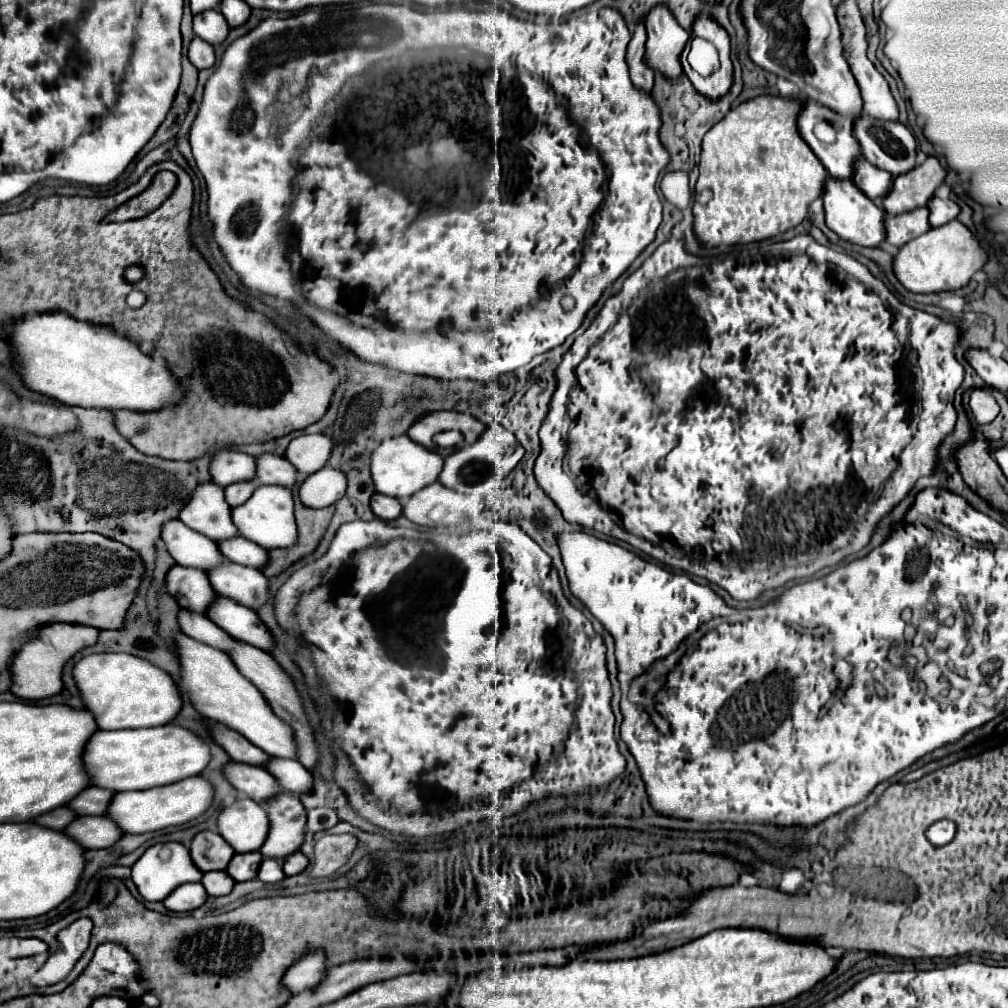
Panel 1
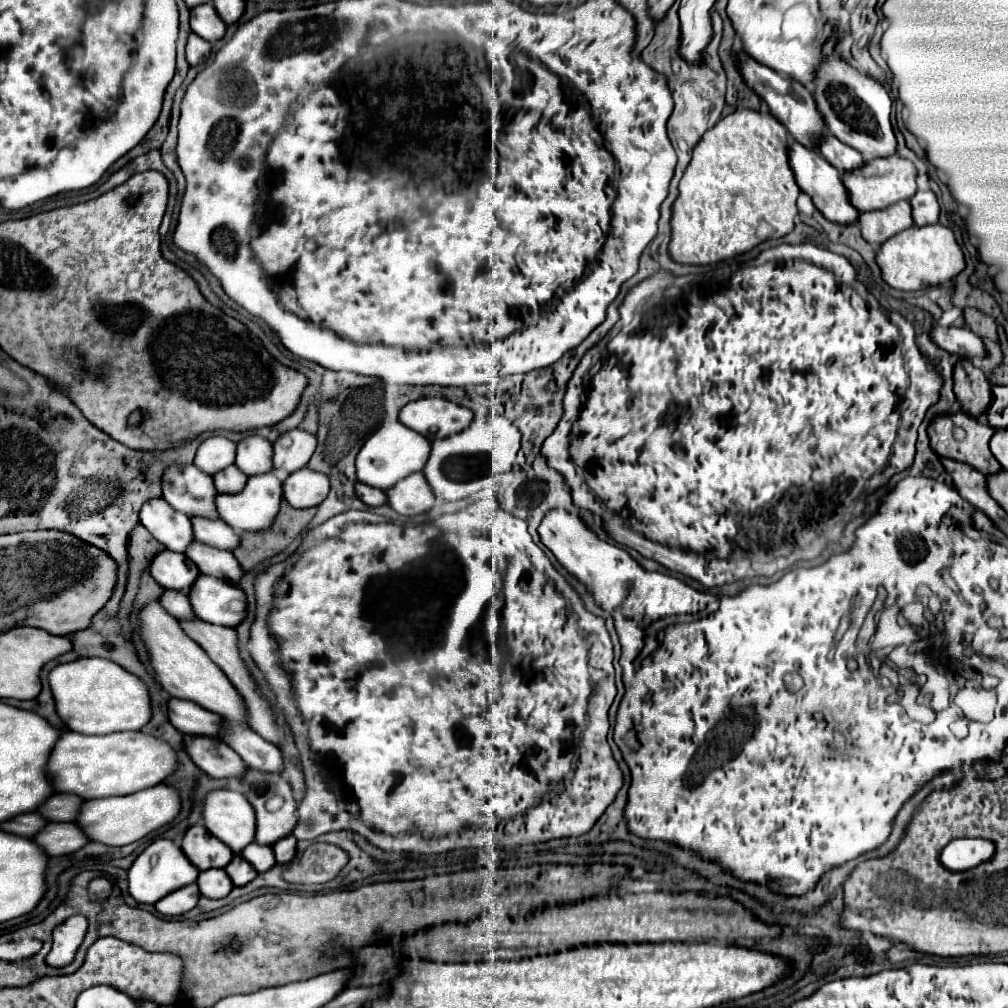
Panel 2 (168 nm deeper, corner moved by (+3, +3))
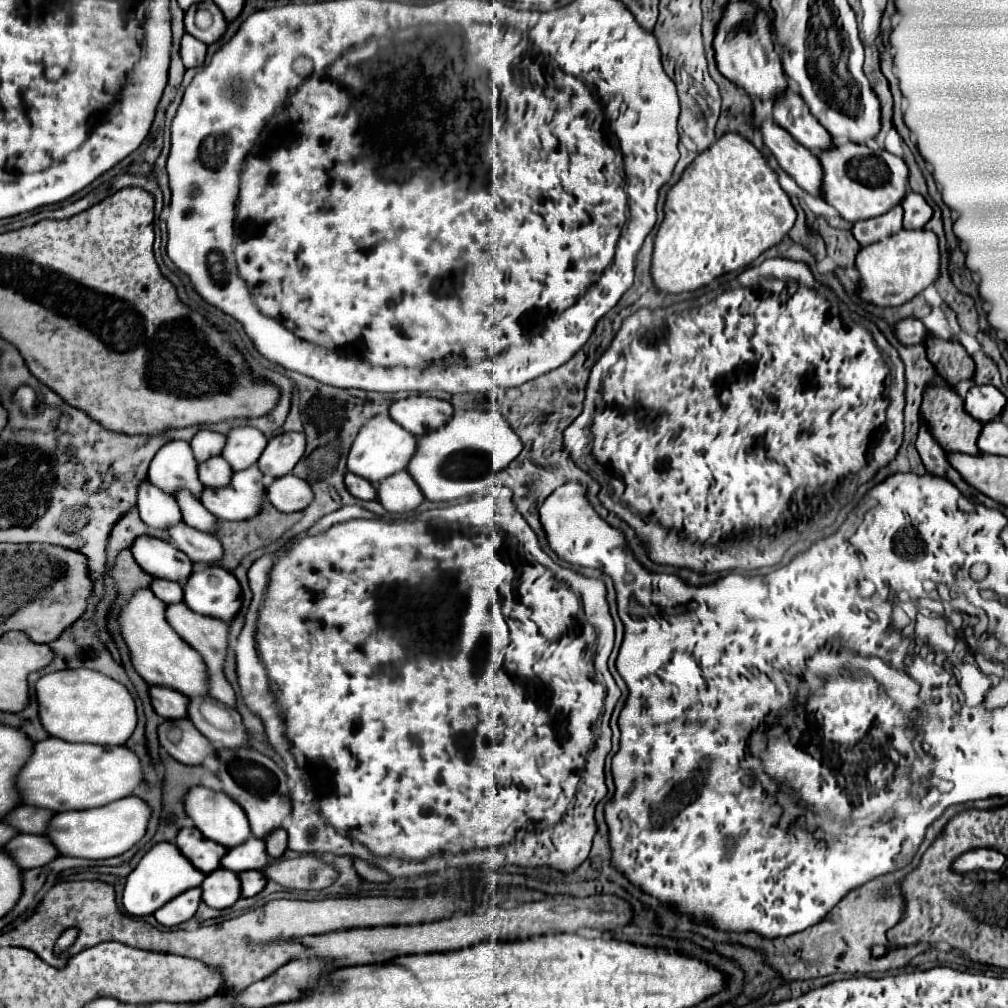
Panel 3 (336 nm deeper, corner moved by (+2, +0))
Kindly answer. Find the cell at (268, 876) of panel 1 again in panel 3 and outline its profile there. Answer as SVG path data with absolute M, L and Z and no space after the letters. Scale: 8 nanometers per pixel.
M255 836L235 848L229 848L227 854L221 858L221 866L235 872L261 870L263 862L267 862L267 852L263 848L263 842Z

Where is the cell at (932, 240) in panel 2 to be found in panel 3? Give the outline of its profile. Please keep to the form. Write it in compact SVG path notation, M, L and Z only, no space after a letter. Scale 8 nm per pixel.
M899 230L893 236L863 246L857 254L855 268L859 272L857 294L861 300L881 308L901 306L937 280L939 276L937 236L929 230Z

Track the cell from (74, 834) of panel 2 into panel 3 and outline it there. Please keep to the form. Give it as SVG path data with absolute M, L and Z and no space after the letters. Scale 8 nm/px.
M17 834L3 846L3 850L13 858L13 862L21 870L45 866L59 856L59 852L49 844L45 836L35 834Z

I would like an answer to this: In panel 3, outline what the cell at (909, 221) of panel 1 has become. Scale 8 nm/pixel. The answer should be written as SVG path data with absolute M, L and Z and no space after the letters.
M895 206L879 218L869 218L869 220L855 222L853 236L861 246L867 246L867 244L879 242L879 240L895 234L899 228L903 228L901 220L903 220L903 208Z

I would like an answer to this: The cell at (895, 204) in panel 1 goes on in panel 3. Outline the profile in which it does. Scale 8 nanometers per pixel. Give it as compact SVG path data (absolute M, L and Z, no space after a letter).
M845 142L821 150L817 158L823 168L821 198L829 206L833 206L843 220L857 222L857 220L869 220L881 216L893 206L897 206L905 196L907 178L909 178L907 164L903 162L903 158L889 154L887 150L871 150L865 144Z

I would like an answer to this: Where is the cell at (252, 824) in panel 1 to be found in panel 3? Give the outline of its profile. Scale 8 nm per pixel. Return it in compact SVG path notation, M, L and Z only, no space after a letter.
M195 786L195 788L187 790L183 804L185 804L185 812L193 820L195 828L199 828L199 832L205 838L215 840L217 844L223 844L225 848L239 846L251 836L251 828L247 826L247 816L243 814L241 806L237 802L231 802L231 798L227 798L227 794L223 794L223 792L215 792L205 786Z

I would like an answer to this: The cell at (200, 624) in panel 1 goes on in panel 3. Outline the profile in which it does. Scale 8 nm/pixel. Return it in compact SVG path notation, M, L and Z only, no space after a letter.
M153 578L153 582L151 582L149 588L151 588L153 594L157 594L157 598L163 600L165 604L183 600L183 590L181 590L181 584L179 584L179 582L171 582L171 580L165 580L165 578Z

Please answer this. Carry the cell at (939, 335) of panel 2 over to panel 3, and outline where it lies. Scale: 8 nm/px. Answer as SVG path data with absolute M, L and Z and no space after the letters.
M905 318L905 320L899 320L895 326L893 326L893 332L897 336L897 340L905 346L913 346L913 344L921 344L929 330L917 320L917 318Z

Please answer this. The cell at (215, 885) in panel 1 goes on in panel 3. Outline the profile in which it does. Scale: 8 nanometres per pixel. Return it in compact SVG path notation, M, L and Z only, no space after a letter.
M217 868L205 876L201 890L203 890L203 902L207 906L223 910L233 906L241 898L241 880L237 872Z

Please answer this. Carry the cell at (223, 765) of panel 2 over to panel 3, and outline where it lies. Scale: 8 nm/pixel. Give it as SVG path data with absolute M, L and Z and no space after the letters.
M189 718L165 720L157 728L159 744L183 764L201 764L207 754L215 754L211 742L193 726Z

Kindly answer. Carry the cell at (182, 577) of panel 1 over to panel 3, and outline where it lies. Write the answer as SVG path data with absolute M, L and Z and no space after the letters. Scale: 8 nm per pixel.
M139 536L131 544L131 552L133 552L133 558L137 560L137 564L155 578L183 582L193 570L191 562L181 558L181 556L185 556L181 550L177 550L169 542L153 538L153 536Z

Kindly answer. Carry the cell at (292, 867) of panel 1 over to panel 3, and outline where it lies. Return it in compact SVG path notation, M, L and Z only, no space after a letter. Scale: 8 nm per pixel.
M277 828L271 834L267 834L267 838L263 838L263 842L265 842L267 854L271 858L281 858L283 852L287 850L287 832L283 828Z

